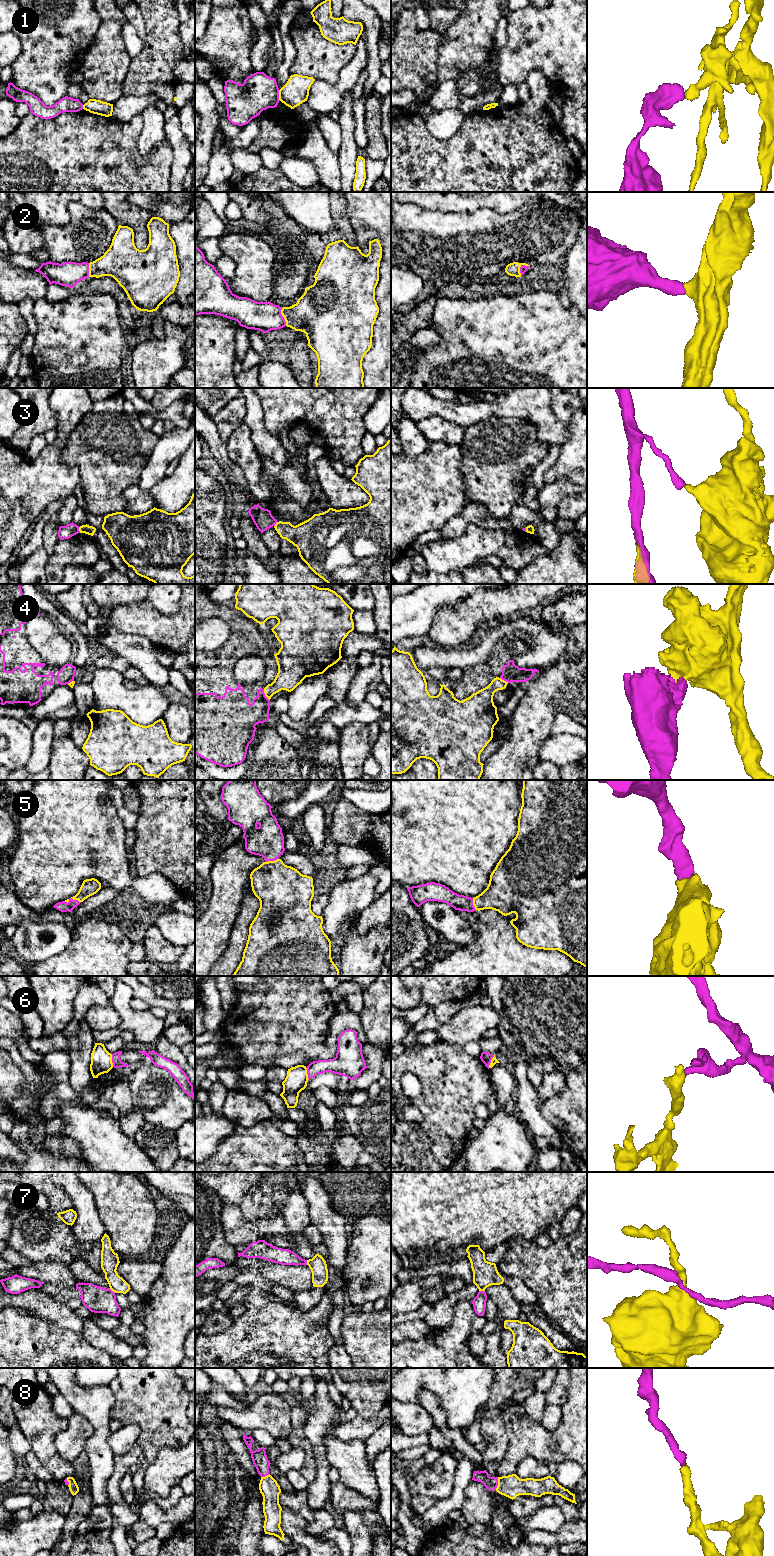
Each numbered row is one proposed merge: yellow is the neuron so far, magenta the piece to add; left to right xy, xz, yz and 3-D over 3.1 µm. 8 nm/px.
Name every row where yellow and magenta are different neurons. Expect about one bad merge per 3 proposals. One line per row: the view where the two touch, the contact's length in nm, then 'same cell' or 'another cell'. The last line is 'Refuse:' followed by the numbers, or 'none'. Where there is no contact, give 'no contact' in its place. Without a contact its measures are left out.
1: meets yellow in xz; contact 90 nm long; another cell
2: meets yellow in yz; contact 120 nm long; same cell
3: meets yellow in xy; contact 50 nm long; another cell
4: meets yellow in xz; contact 110 nm long; another cell
5: meets yellow in xz; contact 110 nm long; same cell
6: meets yellow in xy; contact 110 nm long; another cell
7: meets yellow in xy; contact 70 nm long; another cell
8: meets yellow in yz; contact 110 nm long; same cell
Refuse: 1, 3, 4, 6, 7

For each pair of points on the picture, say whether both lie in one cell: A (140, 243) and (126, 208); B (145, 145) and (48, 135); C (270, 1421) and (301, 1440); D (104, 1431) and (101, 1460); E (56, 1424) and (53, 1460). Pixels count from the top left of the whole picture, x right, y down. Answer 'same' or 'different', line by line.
A: same
B: different
C: different
D: same
E: same

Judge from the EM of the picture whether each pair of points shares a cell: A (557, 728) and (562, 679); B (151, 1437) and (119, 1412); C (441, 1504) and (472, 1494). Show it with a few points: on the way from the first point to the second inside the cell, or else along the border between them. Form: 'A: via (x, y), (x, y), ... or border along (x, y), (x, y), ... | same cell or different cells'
A: border along (576, 720), (564, 713), (557, 713), (548, 734) | different cells
B: via (148, 1428), (132, 1412), (128, 1412) | same cell
C: border along (472, 1480), (465, 1489), (465, 1498), (460, 1510) | different cells

